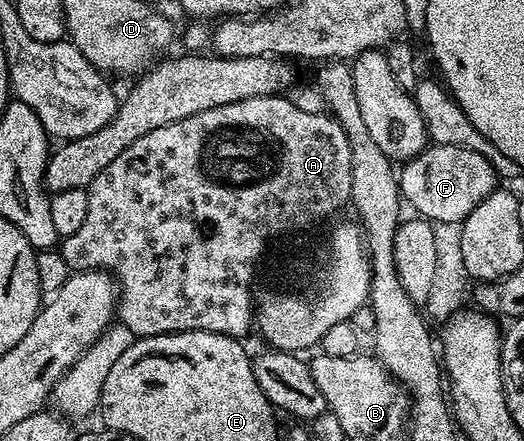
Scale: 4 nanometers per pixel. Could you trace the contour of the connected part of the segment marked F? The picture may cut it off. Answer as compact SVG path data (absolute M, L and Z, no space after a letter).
M433 143L410 159L399 171L401 198L414 207L420 218L433 225L460 225L491 192L498 190L499 178L487 159L469 149Z

